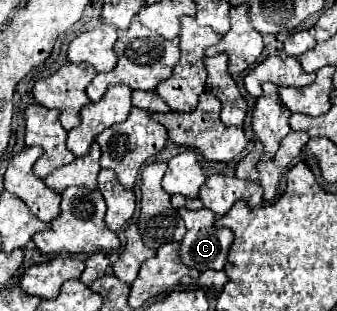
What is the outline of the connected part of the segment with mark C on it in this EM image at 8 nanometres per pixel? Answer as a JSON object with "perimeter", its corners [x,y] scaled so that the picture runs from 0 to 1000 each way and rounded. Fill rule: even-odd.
{"perimeter":[[[543,666],[531,672],[531,691],[555,730],[531,801],[543,846],[585,871],[656,871],[674,846],[674,814],[691,781],[691,743],[668,730],[632,730],[638,698],[620,672],[561,678]]]}

